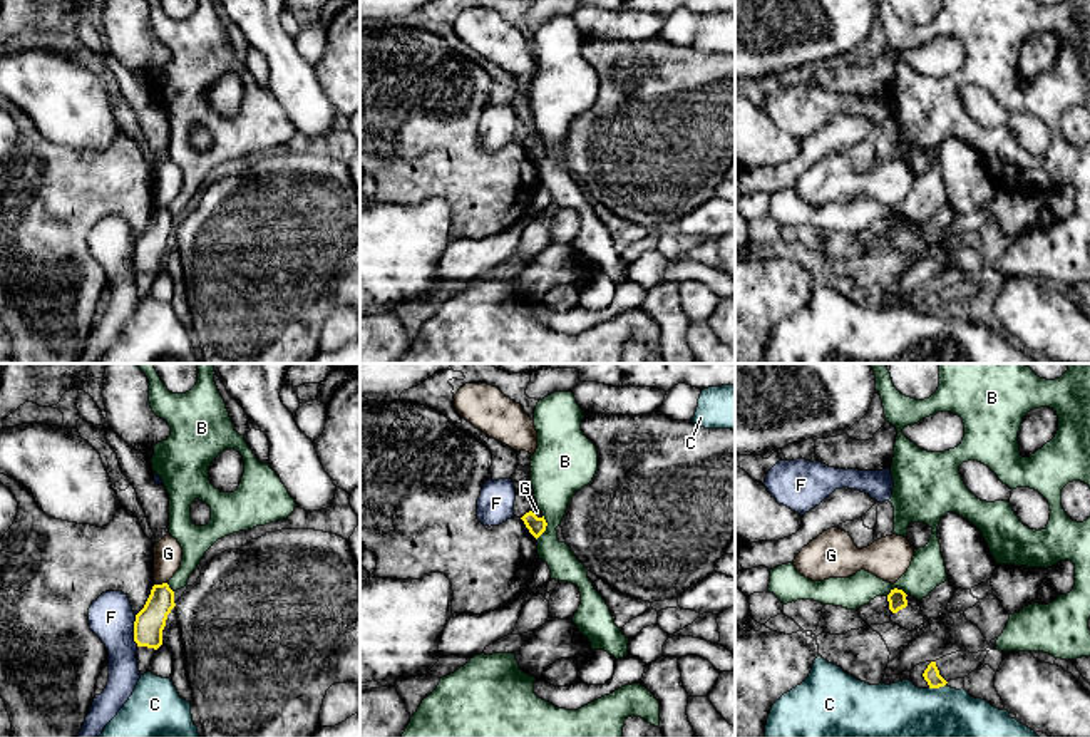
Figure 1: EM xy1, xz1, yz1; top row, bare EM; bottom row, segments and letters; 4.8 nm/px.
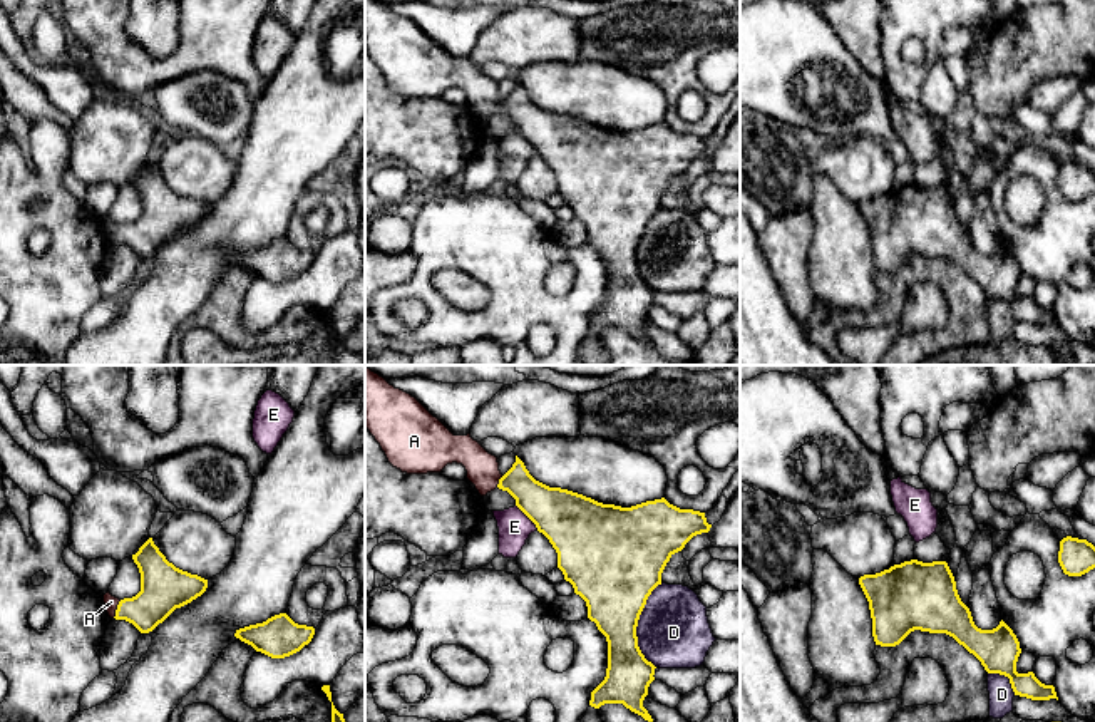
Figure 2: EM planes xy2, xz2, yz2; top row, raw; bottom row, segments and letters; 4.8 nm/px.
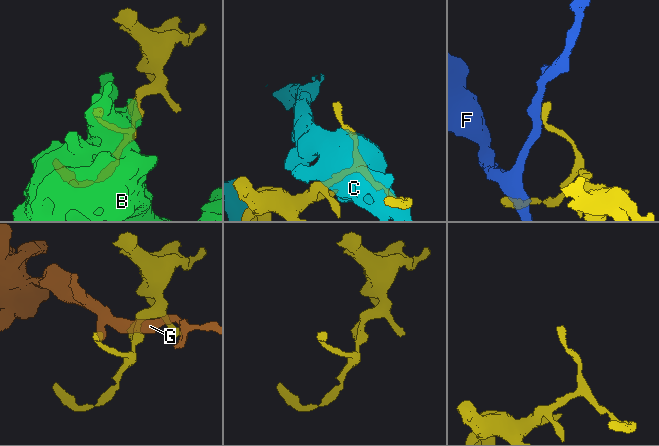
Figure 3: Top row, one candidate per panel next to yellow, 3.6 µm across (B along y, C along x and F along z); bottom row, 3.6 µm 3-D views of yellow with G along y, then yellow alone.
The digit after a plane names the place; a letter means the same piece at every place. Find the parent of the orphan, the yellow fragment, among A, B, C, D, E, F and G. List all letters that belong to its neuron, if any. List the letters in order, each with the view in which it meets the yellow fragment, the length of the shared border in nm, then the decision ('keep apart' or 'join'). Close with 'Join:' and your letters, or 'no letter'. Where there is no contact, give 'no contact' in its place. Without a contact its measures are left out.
A: contact in xy2; length 100 nm; join
B: contact in xz1; length 120 nm; keep apart
C: contact in yz1; length 80 nm; keep apart
D: contact in xz2; length 400 nm; keep apart
E: contact in xz2; length 160 nm; keep apart
F: contact in xy1; length 150 nm; keep apart
G: contact in xy1; length 70 nm; keep apart
Join: A

